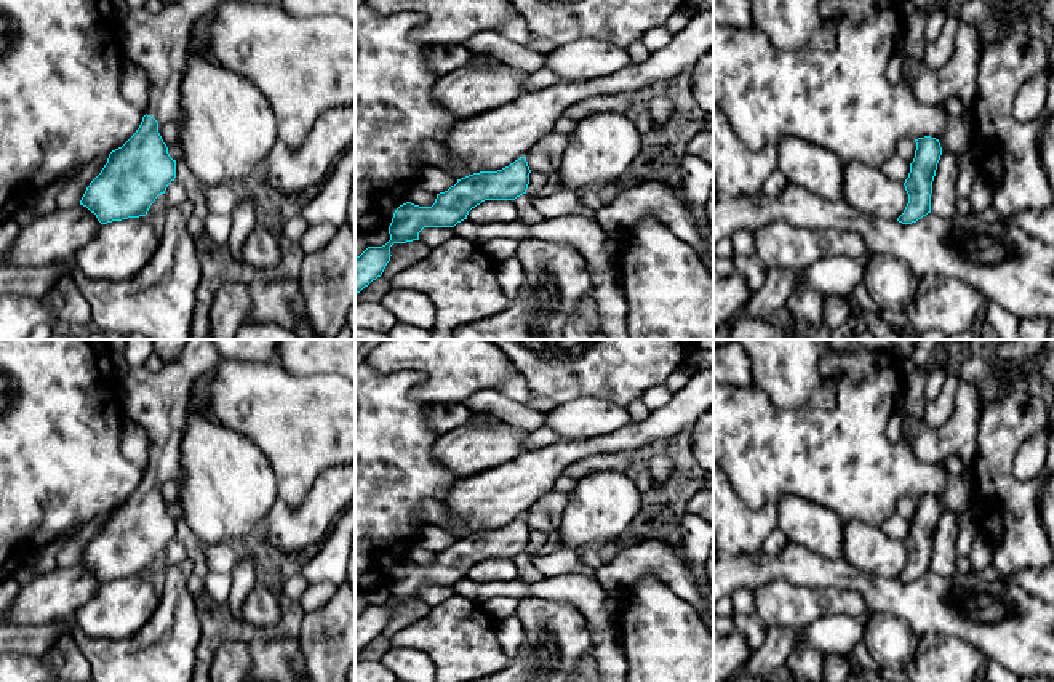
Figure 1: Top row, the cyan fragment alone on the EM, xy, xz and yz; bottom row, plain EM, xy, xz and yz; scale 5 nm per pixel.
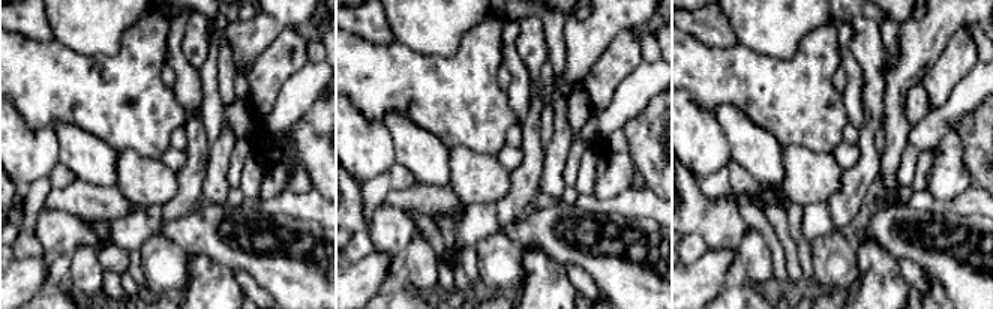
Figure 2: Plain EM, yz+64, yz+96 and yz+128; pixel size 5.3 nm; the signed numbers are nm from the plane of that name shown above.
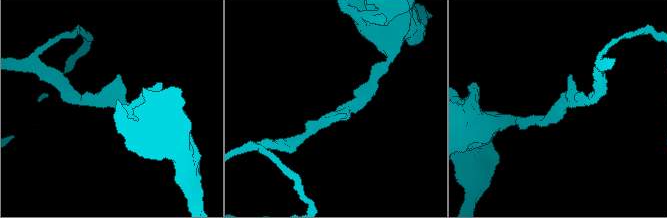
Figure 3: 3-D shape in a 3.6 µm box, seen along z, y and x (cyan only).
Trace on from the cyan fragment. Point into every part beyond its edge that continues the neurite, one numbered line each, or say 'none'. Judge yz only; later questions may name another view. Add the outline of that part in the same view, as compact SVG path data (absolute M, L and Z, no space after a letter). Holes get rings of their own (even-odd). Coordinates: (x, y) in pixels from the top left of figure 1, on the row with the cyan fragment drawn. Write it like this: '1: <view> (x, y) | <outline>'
1: yz (896, 168) | M894 157L881 170L888 178L896 179L899 183L905 183L910 173L910 165Z

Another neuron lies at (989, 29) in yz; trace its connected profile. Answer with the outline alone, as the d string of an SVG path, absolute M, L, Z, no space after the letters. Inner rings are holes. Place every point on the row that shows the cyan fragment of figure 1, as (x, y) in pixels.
M993 16L974 24L974 27L977 30L980 48L996 43L1000 37L1000 24Z

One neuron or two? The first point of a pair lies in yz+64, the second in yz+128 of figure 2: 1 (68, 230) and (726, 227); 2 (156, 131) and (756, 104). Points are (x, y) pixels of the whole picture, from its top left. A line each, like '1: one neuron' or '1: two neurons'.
1: one neuron
2: one neuron

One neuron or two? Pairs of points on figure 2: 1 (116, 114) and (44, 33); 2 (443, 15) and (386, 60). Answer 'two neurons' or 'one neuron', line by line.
1: two neurons
2: two neurons

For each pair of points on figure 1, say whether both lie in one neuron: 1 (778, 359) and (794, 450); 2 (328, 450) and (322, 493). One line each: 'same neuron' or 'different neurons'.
1: different neurons
2: different neurons

